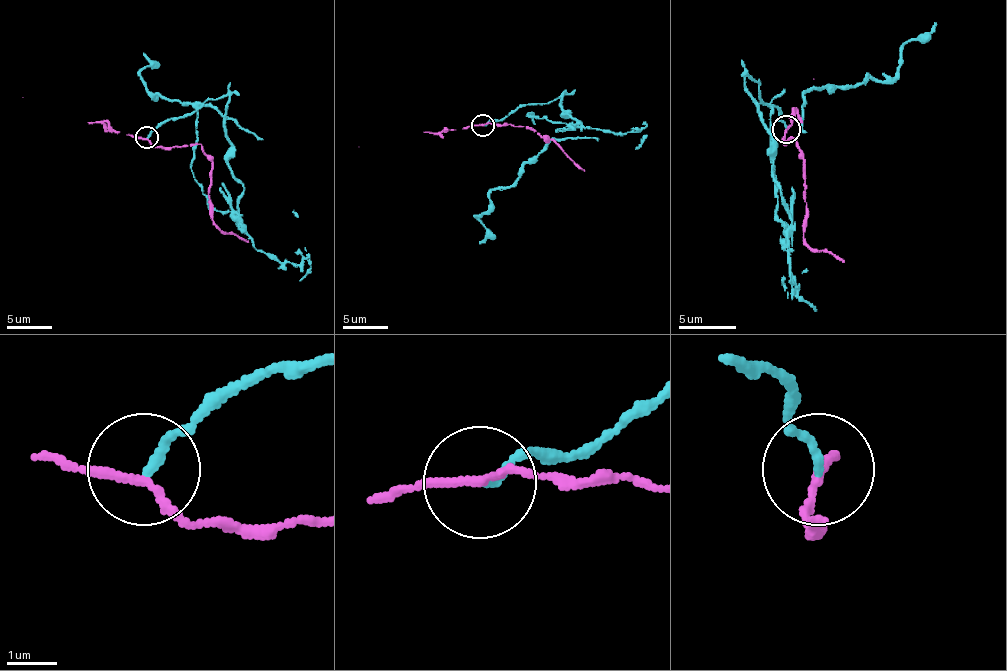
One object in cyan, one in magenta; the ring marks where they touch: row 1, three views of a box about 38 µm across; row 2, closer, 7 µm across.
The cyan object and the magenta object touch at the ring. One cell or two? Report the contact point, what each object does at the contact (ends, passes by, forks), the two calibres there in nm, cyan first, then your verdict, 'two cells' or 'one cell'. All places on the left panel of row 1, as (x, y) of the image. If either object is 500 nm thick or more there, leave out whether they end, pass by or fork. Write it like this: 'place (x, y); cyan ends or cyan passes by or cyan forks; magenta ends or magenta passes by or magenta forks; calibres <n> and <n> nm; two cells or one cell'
place (147, 137); cyan ends; magenta passes by; calibres 170 and 150 nm; two cells

